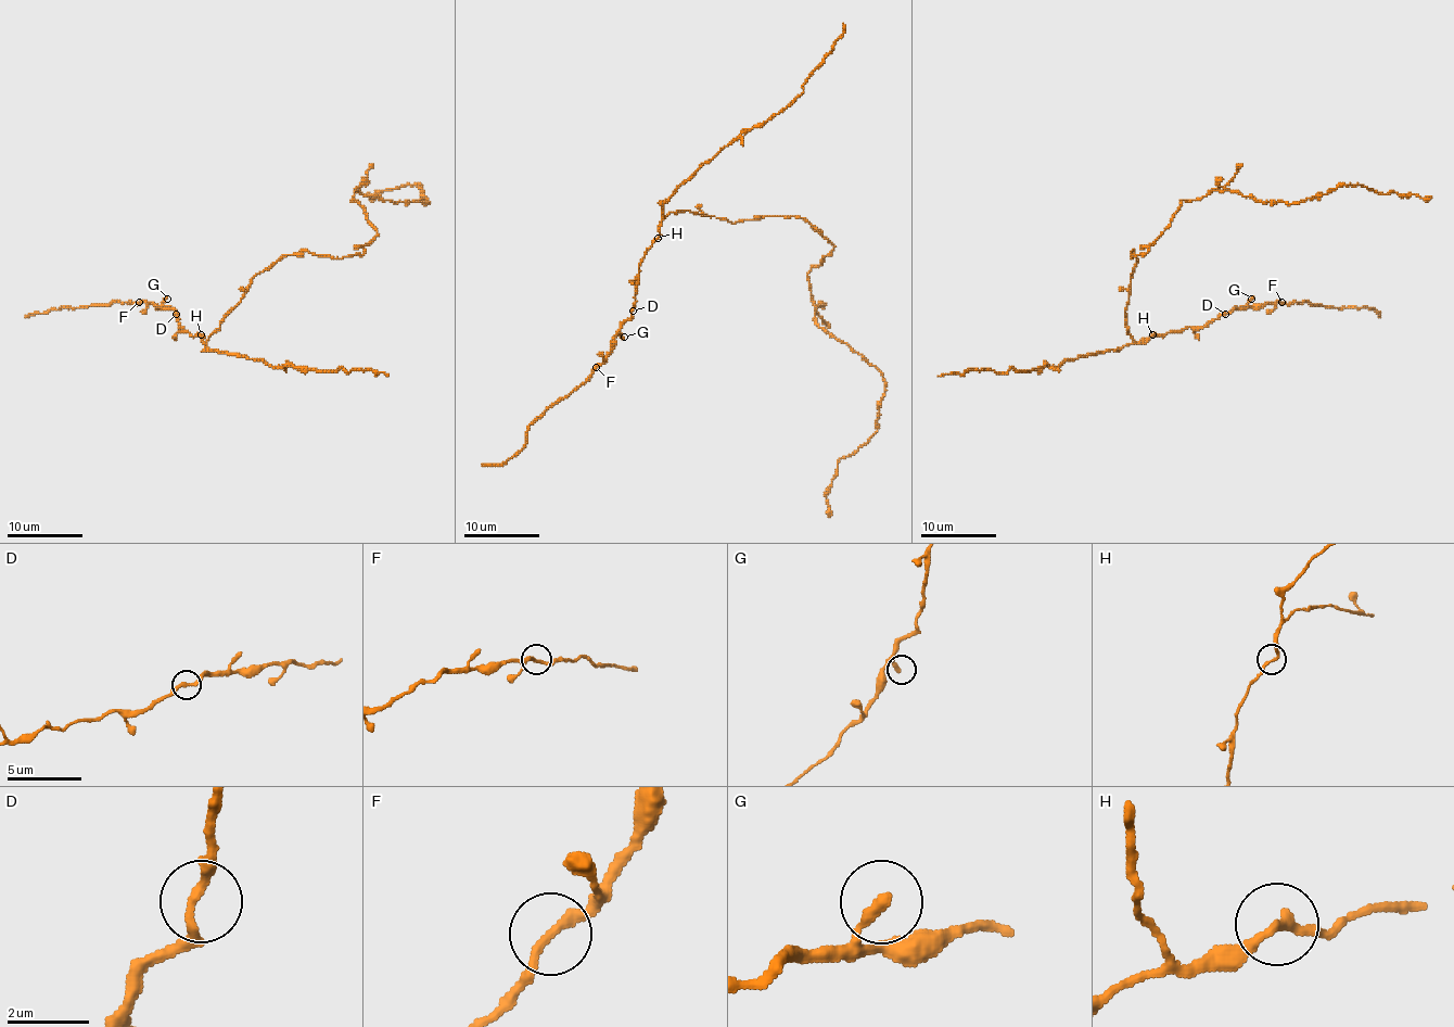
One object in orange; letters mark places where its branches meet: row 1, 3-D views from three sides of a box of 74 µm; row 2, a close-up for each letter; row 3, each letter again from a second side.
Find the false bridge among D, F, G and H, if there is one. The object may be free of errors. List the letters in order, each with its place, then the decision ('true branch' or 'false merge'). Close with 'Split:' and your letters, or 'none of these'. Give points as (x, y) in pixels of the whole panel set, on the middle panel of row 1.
D: place (633, 311); true branch
F: place (596, 367); true branch
G: place (624, 337); true branch
H: place (658, 238); true branch
Split: none of these

